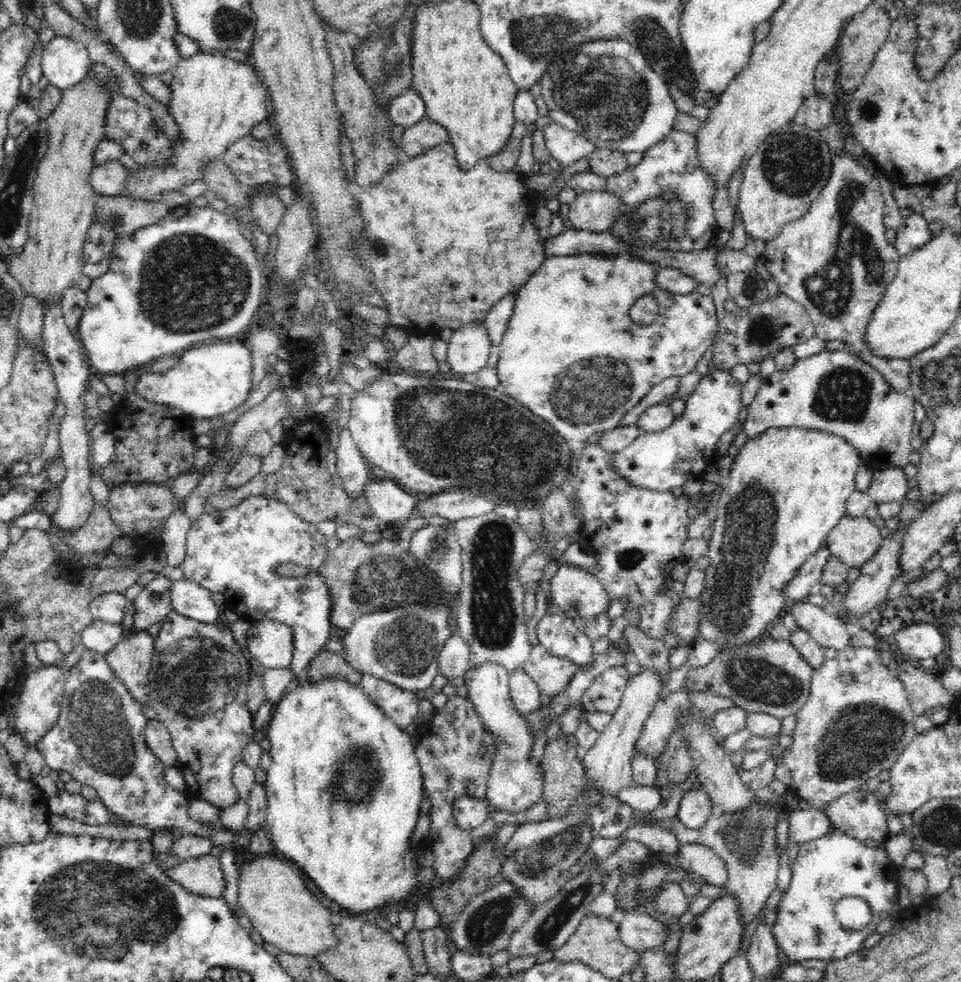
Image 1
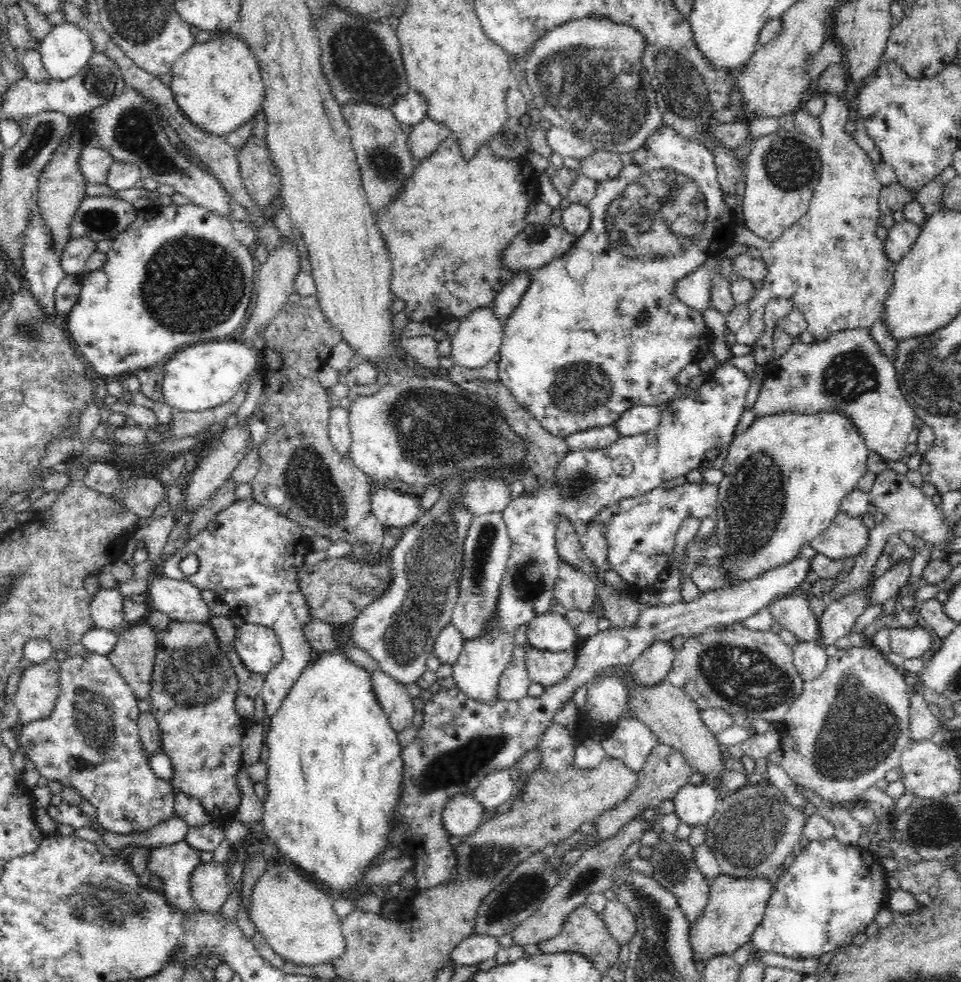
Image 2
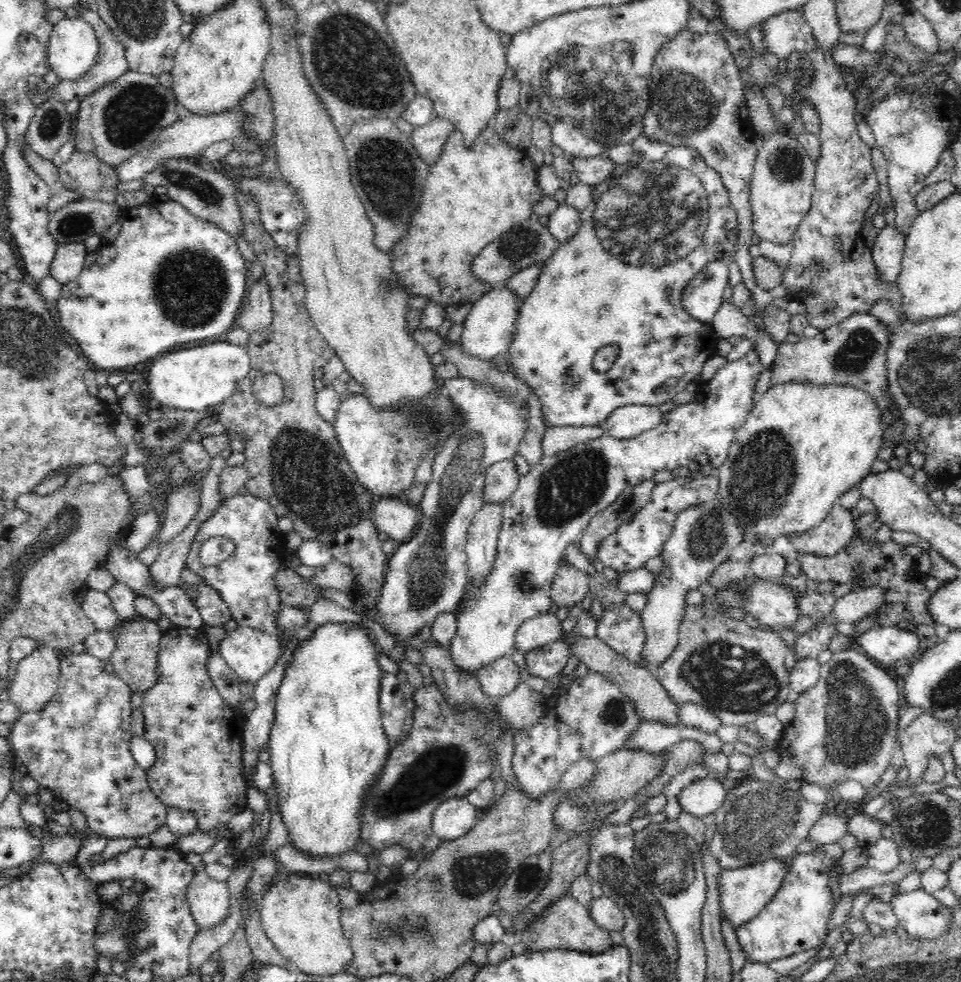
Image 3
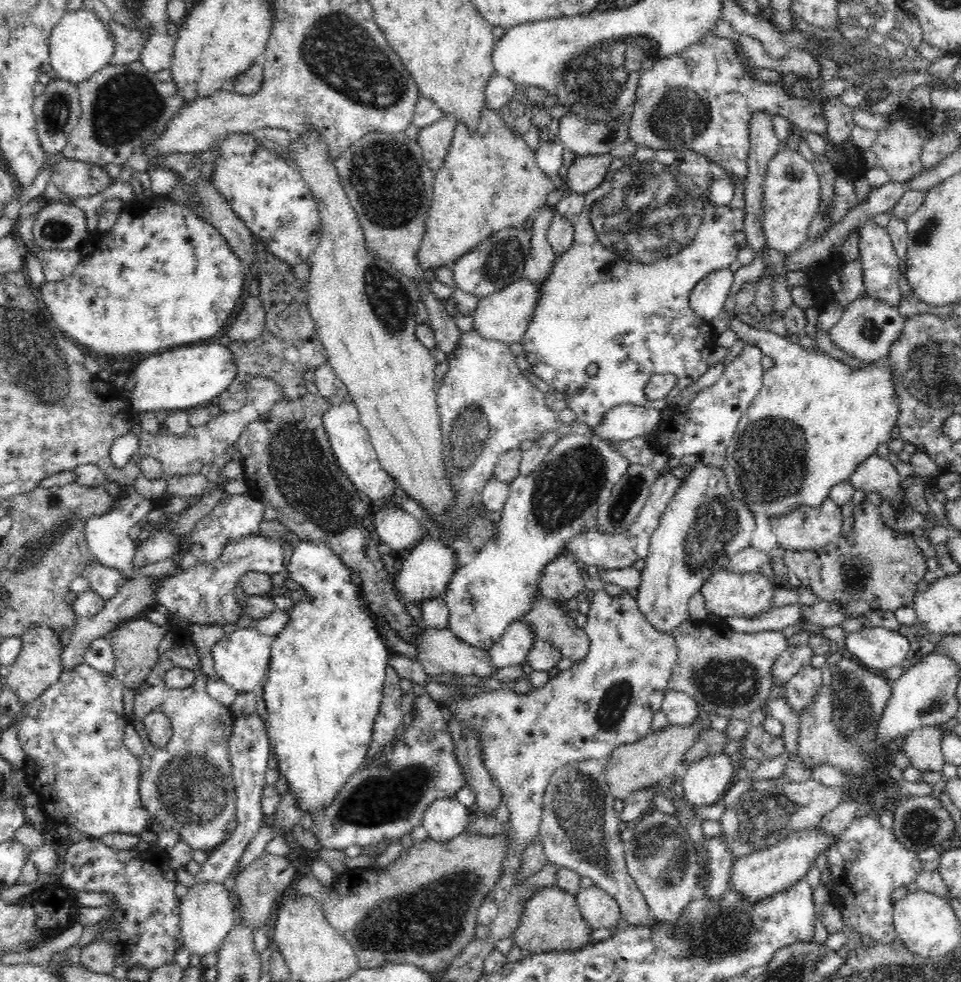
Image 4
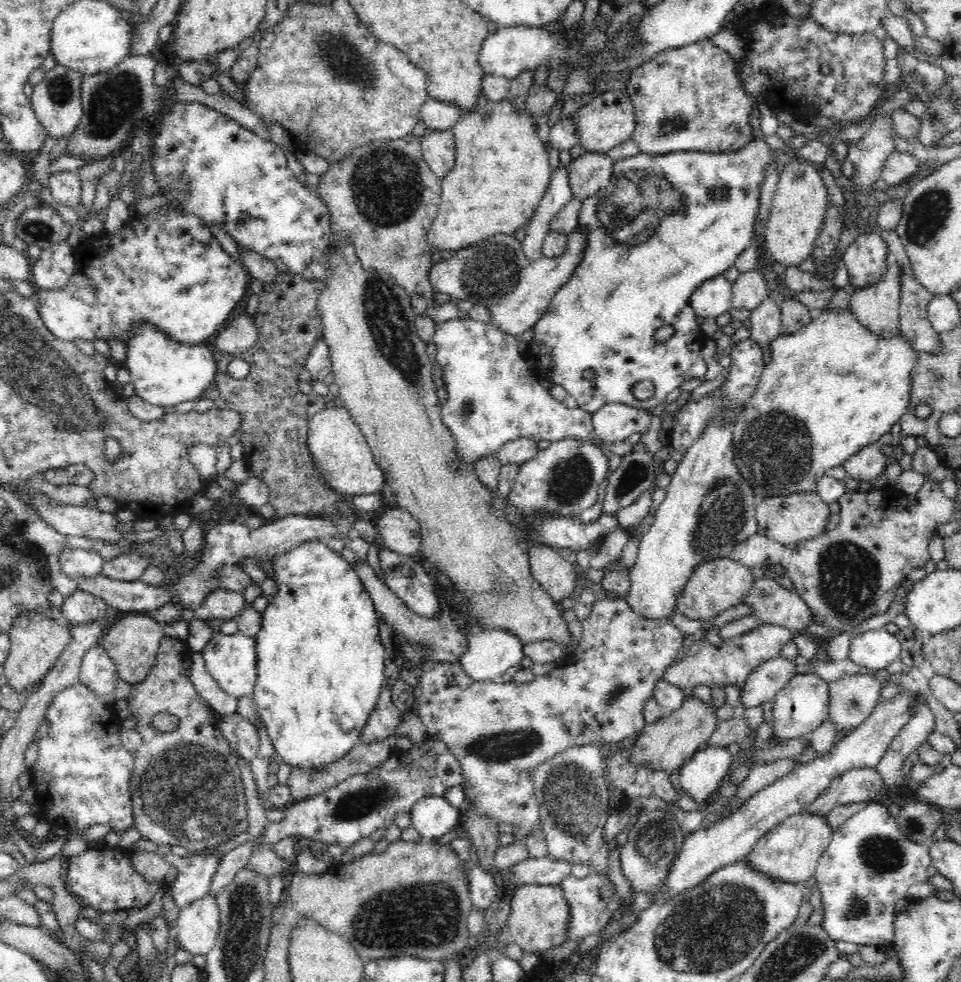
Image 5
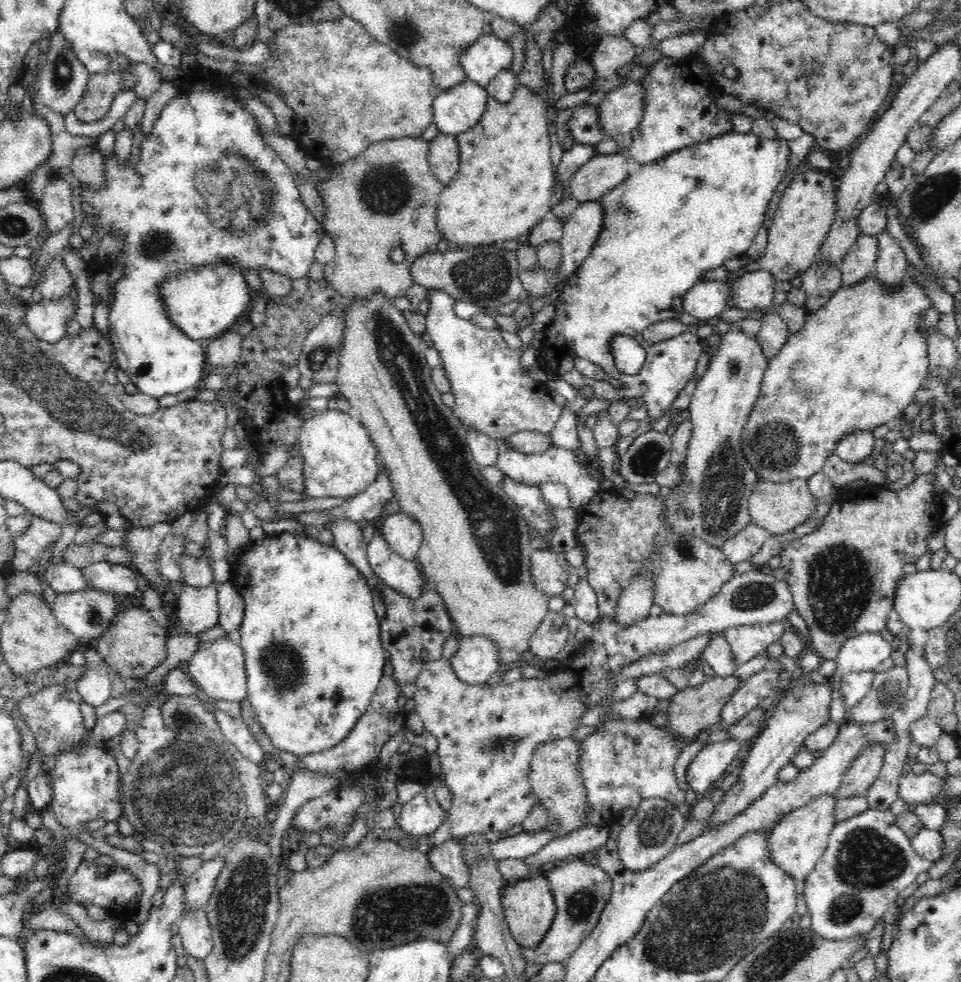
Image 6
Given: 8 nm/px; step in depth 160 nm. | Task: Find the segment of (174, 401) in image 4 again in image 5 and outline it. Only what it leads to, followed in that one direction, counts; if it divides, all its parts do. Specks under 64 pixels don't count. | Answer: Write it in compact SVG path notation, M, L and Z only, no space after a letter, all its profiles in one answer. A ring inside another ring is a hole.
M142 324L134 326L132 335L127 338L126 366L131 376L131 382L135 386L135 394L141 399L153 405L173 409L176 404L186 402L186 400L198 400L202 392L207 392L216 376L217 361L214 360L212 351L205 344L188 344L174 341L172 337L152 324Z

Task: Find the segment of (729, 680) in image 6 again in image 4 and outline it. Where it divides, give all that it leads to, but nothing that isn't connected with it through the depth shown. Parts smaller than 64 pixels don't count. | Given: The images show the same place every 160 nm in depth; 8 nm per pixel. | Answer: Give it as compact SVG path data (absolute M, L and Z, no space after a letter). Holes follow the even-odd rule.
M701 722L690 726L666 726L660 732L651 731L637 742L616 748L606 761L606 776L611 794L624 801L633 792L662 783L681 771L682 760L703 732Z

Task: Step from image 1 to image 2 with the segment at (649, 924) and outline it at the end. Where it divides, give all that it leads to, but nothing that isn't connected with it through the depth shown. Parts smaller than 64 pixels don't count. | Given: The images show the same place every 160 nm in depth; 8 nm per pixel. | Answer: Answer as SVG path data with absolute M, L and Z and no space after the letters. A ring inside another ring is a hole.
M608 899L600 917L608 932L620 946L626 945L632 940L632 936L636 932L637 918L625 904L622 904L618 899Z

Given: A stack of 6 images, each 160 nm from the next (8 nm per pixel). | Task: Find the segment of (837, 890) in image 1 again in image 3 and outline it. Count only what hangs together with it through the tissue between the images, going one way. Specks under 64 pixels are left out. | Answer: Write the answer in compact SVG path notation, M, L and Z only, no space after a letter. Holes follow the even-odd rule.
M814 845L814 849L810 852L795 854L790 861L793 866L772 900L768 901L758 916L735 928L738 942L746 953L748 963L770 963L778 958L819 948L826 942L830 932L828 918L832 916L834 910L826 870L828 866L836 866L839 880L842 868L819 845Z

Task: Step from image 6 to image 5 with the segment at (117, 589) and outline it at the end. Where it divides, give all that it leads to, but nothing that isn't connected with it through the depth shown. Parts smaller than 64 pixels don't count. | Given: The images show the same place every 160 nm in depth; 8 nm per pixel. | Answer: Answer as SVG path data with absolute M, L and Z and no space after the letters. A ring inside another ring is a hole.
M124 552L105 562L103 575L112 578L112 580L134 582L139 580L150 564L151 558L149 556L143 556L143 554L140 556L137 552Z

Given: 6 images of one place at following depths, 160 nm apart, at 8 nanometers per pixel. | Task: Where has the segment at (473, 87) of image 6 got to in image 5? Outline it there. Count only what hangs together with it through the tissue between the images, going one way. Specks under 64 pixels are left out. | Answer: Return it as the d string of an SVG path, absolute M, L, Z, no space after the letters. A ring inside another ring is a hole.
M429 97L420 106L420 120L428 130L450 130L460 120L463 111L456 103Z

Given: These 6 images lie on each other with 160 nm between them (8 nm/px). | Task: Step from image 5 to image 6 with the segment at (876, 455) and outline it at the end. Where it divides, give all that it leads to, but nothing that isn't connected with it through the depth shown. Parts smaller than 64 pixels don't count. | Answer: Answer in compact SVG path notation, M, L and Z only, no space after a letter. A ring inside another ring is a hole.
M859 430L848 433L836 445L835 452L845 462L851 464L865 464L871 461L876 439L872 431Z

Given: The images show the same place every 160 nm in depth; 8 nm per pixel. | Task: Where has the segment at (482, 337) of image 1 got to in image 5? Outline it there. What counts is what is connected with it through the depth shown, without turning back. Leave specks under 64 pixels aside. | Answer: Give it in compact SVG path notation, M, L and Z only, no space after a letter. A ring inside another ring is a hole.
M577 227L567 234L568 244L566 244L566 252L562 256L558 256L557 259L536 260L522 269L519 282L514 290L504 300L489 307L490 324L498 326L499 330L515 337L521 336L528 329L532 329L545 314L553 296L570 280L572 272L576 270L581 258L584 257L587 244L586 234L585 228Z

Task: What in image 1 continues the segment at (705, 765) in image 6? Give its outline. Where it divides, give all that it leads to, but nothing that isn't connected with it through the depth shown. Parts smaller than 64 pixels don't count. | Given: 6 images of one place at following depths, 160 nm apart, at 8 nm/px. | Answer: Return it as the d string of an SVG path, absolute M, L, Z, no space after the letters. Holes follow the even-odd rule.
M690 789L686 794L682 794L677 816L684 827L702 828L712 814L713 803L704 789L701 791Z

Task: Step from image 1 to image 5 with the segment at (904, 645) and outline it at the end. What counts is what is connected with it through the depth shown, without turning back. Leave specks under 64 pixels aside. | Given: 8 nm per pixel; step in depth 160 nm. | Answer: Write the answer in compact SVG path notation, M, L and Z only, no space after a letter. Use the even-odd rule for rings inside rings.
M883 627L856 634L849 644L849 659L854 664L882 671L900 654L902 646L896 636Z

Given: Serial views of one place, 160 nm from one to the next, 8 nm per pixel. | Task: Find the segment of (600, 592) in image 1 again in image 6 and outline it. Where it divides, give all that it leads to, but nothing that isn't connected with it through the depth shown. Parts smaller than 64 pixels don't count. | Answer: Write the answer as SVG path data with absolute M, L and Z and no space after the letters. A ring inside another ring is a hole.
M552 549L531 552L531 575L535 587L548 597L562 595L566 584L573 579L573 572L563 556Z

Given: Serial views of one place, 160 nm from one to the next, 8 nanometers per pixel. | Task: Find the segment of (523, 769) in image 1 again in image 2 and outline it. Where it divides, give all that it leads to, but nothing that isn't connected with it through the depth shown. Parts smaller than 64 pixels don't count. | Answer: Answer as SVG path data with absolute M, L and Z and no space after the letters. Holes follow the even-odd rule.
M720 363L717 368L707 374L706 381L689 394L670 401L662 409L659 425L652 429L630 436L618 437L606 448L569 451L564 460L560 460L555 472L555 483L542 485L530 495L523 491L520 496L512 499L501 512L506 523L511 540L511 553L507 560L503 574L495 615L488 619L479 637L464 639L463 649L458 655L456 664L452 664L453 678L457 688L469 698L479 702L494 702L498 700L498 682L504 670L510 664L515 648L516 630L522 624L528 624L537 616L550 612L554 603L554 586L558 579L560 558L556 548L556 526L558 518L563 516L572 524L594 521L596 514L606 506L616 504L618 500L638 496L661 486L666 480L674 480L678 476L685 476L688 472L701 470L706 464L705 454L712 448L728 448L735 438L736 426L746 410L746 394L750 388L750 377L746 372L738 369L733 363ZM626 457L632 462L632 472L627 476L618 475L614 468L614 460ZM502 768L496 770L496 772L491 772L473 792L476 801L484 809L491 811L492 809L497 809L506 801L511 801L516 788L514 787L515 781L512 780L508 769Z

